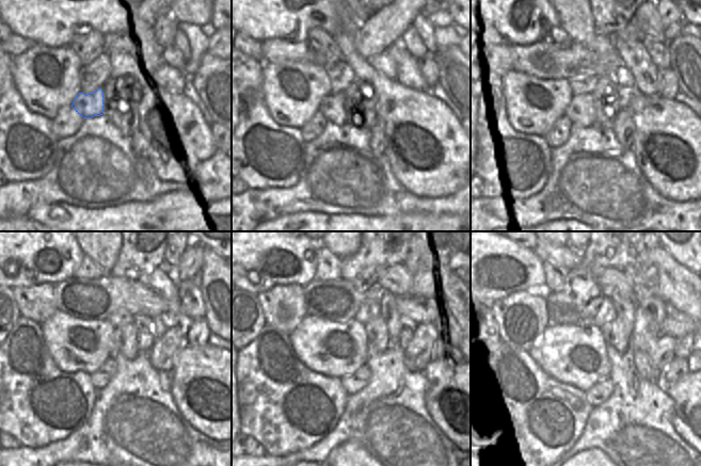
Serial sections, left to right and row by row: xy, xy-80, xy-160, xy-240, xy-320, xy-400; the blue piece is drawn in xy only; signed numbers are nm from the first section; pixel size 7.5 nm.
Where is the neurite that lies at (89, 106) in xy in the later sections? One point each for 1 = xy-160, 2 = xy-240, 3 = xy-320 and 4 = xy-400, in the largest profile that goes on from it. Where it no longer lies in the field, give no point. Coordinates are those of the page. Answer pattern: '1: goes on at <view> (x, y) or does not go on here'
1: goes on at xy-160 (580, 111)
2: goes on at xy-240 (126, 337)
3: goes on at xy-320 (377, 332)
4: goes on at xy-400 (617, 332)

